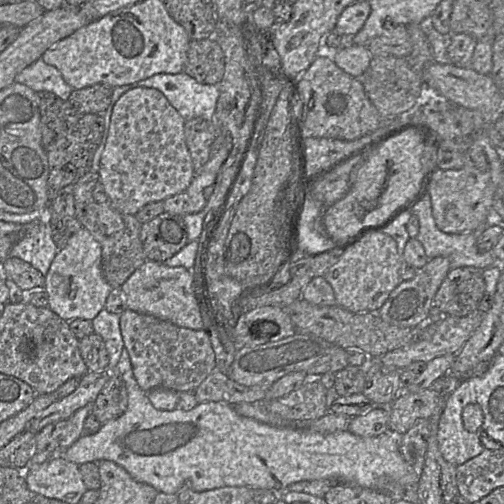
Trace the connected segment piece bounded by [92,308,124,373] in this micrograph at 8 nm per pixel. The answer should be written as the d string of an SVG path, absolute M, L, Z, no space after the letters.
M103 308L92 320L92 325L94 332L102 337L109 355L108 368L103 371L115 373L124 348L120 330L120 315Z

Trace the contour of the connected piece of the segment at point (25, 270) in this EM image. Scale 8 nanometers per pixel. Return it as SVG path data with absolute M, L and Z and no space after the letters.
M8 256L1 268L3 278L13 281L25 293L44 289L45 276L21 258Z

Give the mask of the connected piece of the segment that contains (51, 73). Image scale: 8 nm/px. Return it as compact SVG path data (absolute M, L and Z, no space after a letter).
M38 59L15 77L16 83L28 86L35 92L51 92L62 100L68 100L73 88L54 66Z

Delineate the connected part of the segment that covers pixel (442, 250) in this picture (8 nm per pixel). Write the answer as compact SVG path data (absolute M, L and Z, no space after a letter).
M429 193L413 207L412 214L419 219L419 232L416 239L422 244L427 258L446 257L450 268L476 267L486 269L495 263L492 250L480 253L476 246L478 231L462 234L447 234L436 225L432 215Z

